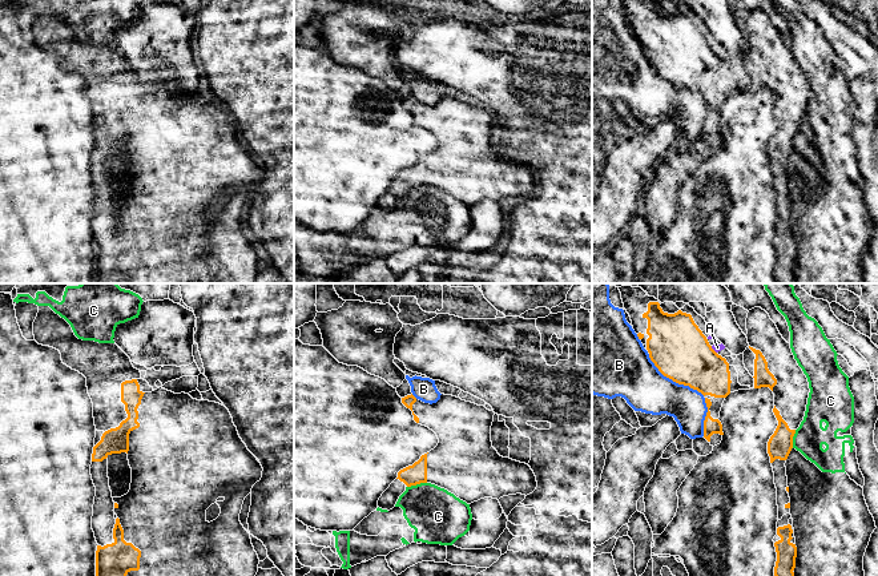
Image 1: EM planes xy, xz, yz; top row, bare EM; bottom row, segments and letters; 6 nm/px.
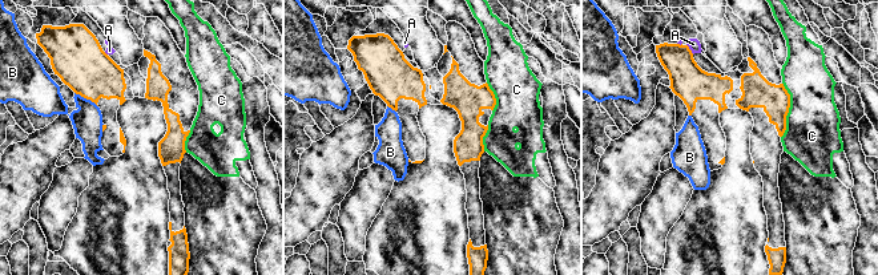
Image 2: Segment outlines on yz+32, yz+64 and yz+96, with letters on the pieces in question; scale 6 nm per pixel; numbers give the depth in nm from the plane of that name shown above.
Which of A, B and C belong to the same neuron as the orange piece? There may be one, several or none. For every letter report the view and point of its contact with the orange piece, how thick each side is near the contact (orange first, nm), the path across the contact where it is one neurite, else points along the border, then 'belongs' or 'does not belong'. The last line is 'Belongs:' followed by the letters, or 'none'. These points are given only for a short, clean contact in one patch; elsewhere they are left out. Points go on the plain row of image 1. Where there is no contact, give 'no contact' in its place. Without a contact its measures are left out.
A: yz (713, 52) | 340/50 nm | along yz (711, 48), (716, 55) | does not belong
B: yz (673, 83) | 340/280 nm | does not belong
C: xz (417, 185) | 120/320 nm | along xz (426, 184), (407, 189) | does not belong
Belongs: none

